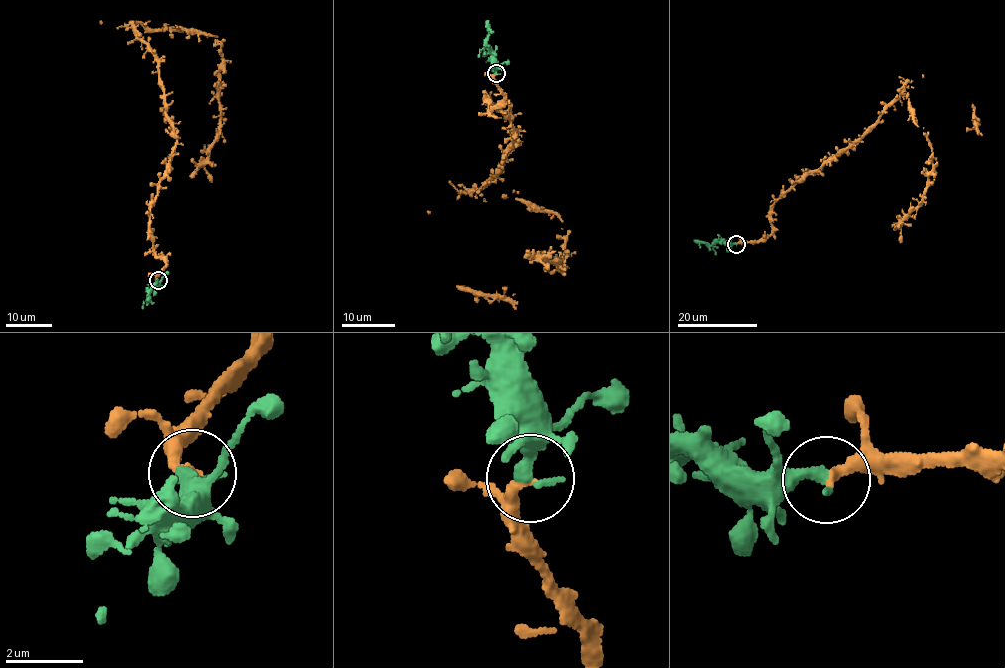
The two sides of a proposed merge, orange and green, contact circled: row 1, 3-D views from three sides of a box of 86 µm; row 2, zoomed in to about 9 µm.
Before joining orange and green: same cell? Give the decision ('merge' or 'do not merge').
merge

